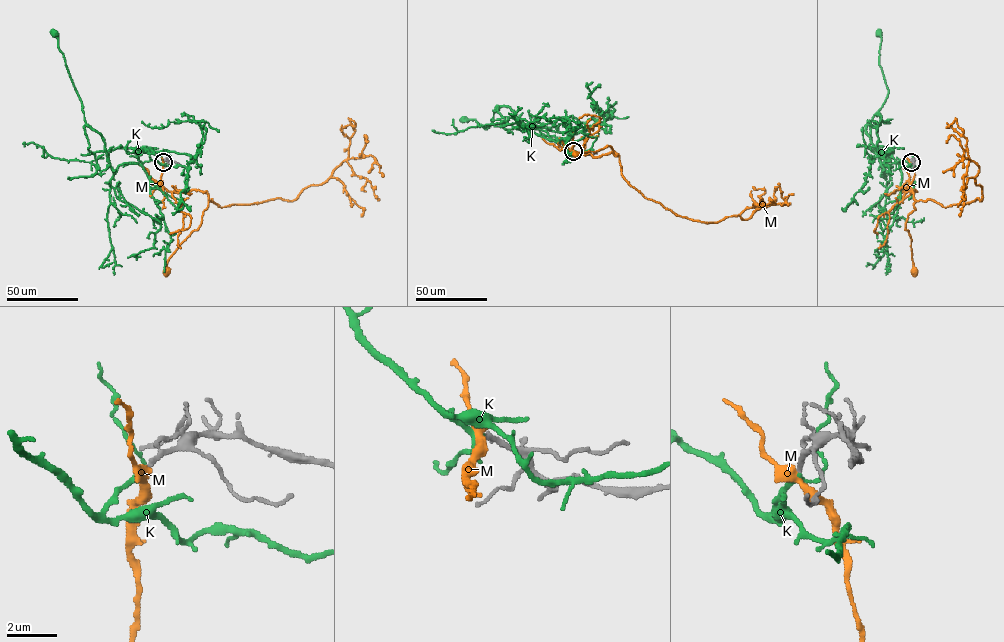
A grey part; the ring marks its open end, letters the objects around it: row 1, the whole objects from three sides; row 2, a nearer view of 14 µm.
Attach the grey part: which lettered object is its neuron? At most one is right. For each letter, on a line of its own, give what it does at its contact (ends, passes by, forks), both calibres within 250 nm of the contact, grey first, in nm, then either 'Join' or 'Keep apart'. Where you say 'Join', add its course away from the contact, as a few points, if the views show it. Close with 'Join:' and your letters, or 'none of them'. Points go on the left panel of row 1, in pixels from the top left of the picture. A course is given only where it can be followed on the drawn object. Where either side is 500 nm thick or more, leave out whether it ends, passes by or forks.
K: It passes by. Thickness 140 nm (grey) against 180 nm. Join. Its course: (163, 162), (124, 163), (114, 173), (103, 137), (86, 123), (82, 103), (54, 32)
M: It passes by. Thickness 140 nm (grey) against 360 nm. Keep apart
Join: K

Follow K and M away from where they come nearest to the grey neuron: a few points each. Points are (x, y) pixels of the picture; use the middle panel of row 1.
K: (573, 151), (560, 140), (525, 130), (509, 107), (497, 106), (487, 128), (475, 120), (463, 118)
M: (573, 151), (571, 155), (572, 150), (594, 157), (614, 152), (618, 155), (615, 156), (609, 146), (576, 155)

